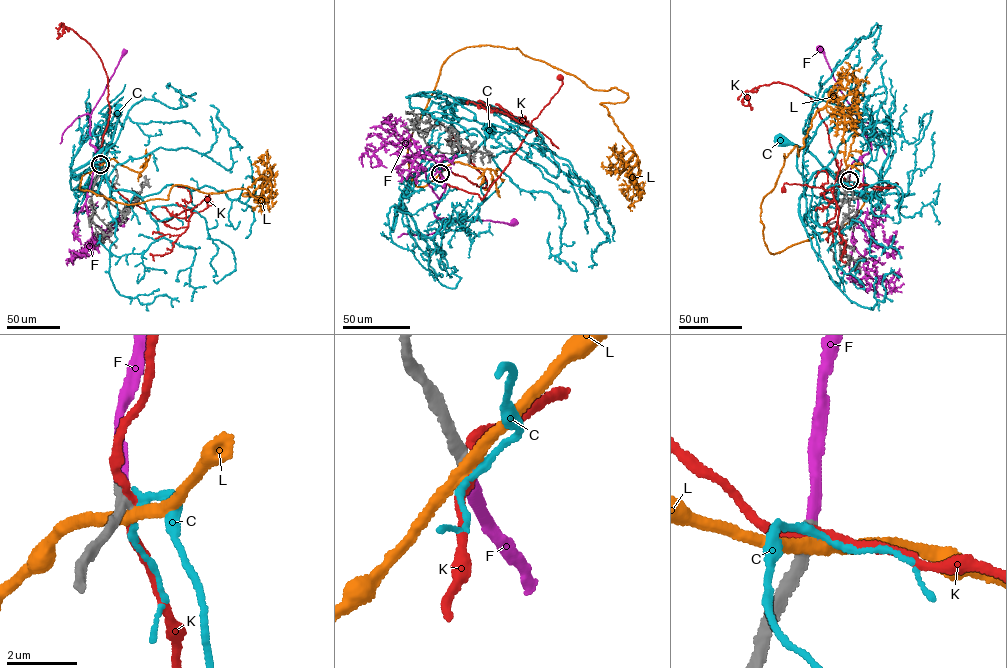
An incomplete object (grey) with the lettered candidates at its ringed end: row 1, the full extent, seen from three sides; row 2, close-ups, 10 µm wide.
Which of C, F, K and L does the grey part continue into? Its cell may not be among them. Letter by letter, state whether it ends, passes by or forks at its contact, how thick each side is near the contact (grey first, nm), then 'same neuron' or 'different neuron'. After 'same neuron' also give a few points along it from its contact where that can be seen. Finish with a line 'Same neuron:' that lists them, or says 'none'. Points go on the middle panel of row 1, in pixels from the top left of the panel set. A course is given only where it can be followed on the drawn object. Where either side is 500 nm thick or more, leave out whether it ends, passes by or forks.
C: it passes by; calibres 320 and 190 nm; different neuron
F: it ends; calibres 280 and 260 nm; same neuron; course (440, 173), (446, 186), (433, 214), (437, 219), (513, 223)
K: it passes by; calibres 320 and 240 nm; different neuron
L: it passes by; calibres 340 and 320 nm; different neuron
Same neuron: F

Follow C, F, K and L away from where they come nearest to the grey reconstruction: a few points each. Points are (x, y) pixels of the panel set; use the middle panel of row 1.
C: (441, 172), (432, 171), (428, 181), (413, 182), (413, 192), (400, 197), (422, 172), (471, 152), (491, 132)
F: (440, 173), (446, 186), (433, 214), (437, 219), (513, 223)
K: (440, 172), (444, 183), (476, 193), (481, 199), (508, 165), (532, 121), (557, 93), (562, 84), (559, 78)
L: (440, 172), (417, 186), (407, 156), (442, 65), (516, 48), (628, 95), (600, 104), (639, 161), (632, 210)

